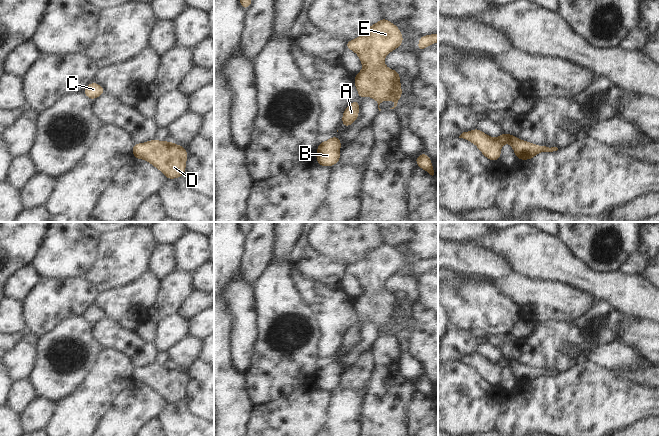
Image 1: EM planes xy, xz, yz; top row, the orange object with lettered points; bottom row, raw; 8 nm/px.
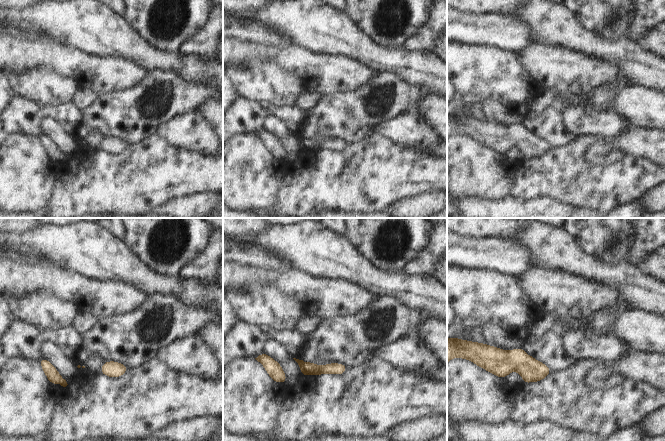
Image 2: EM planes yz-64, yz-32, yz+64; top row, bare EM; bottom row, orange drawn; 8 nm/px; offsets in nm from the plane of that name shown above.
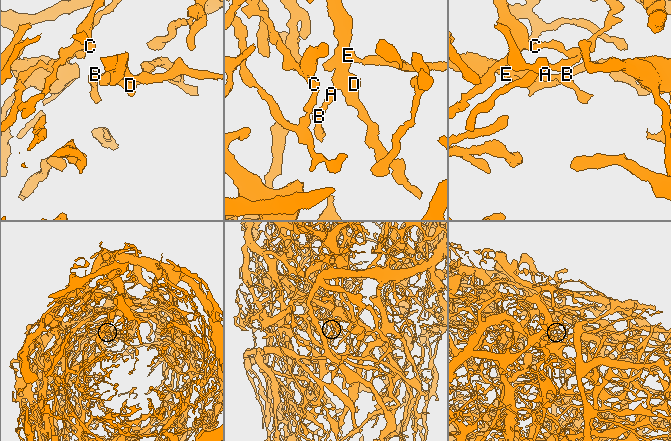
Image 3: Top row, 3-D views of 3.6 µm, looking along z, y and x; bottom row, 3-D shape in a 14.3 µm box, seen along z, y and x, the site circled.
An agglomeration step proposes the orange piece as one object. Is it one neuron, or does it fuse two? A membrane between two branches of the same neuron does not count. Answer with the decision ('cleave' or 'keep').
keep

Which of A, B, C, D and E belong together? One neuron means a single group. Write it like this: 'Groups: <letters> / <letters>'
Groups: A B C D E.

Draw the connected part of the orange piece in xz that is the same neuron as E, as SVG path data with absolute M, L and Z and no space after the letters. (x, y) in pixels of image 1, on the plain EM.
M382 241L378 246L376 246L375 248L369 250L369 251L365 254L365 256L364 256L362 259L356 261L356 262L353 263L353 264L349 264L349 265L346 266L345 273L350 273L351 275L353 275L353 276L355 276L355 277L357 278L357 280L358 280L359 283L360 283L361 288L363 289L363 293L362 293L360 296L358 296L358 297L355 299L355 301L354 301L354 309L355 309L355 311L356 311L356 313L357 313L358 321L359 321L359 322L358 322L356 325L354 325L354 326L352 326L352 327L348 328L347 331L346 331L346 333L343 335L343 339L342 339L341 346L342 346L342 348L343 348L343 350L344 350L345 352L351 350L351 349L358 343L358 341L359 341L359 330L360 330L360 329L359 329L359 326L360 326L360 322L361 322L361 321L371 321L372 323L374 323L374 324L378 327L378 333L379 333L379 335L381 335L381 333L379 332L379 329L380 329L383 325L385 325L385 324L391 324L391 325L394 326L394 330L393 330L392 332L390 332L390 333L394 333L394 332L397 330L397 327L398 327L398 325L400 324L400 322L401 322L401 320L402 320L402 318L403 318L403 314L402 314L402 312L401 312L401 306L400 306L400 296L388 292L388 291L385 289L385 287L384 287L384 282L385 282L390 276L392 276L392 275L394 275L395 273L397 273L398 271L400 271L400 270L403 268L403 265L404 265L403 259L402 259L402 257L401 257L401 254L398 252L398 250L395 249L395 248L393 248L391 245L385 243L384 241Z

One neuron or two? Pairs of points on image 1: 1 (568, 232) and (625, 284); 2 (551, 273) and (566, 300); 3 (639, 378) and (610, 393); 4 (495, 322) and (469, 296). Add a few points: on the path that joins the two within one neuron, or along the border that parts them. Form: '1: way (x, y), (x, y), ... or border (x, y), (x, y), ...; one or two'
1: border (588, 266), (597, 271), (614, 271), (619, 269); two
2: border (533, 278), (560, 281), (578, 290); two
3: border (613, 372), (624, 379), (644, 384), (648, 387); two
4: way (489, 316), (475, 302); one

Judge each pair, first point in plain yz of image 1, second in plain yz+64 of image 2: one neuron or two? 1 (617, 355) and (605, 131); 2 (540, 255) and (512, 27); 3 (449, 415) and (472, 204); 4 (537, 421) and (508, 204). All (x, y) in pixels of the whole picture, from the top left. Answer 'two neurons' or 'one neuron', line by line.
1: one neuron
2: two neurons
3: two neurons
4: two neurons

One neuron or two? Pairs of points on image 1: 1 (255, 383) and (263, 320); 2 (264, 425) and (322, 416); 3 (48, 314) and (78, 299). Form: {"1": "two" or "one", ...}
{"1": "one", "2": "one", "3": "one"}

